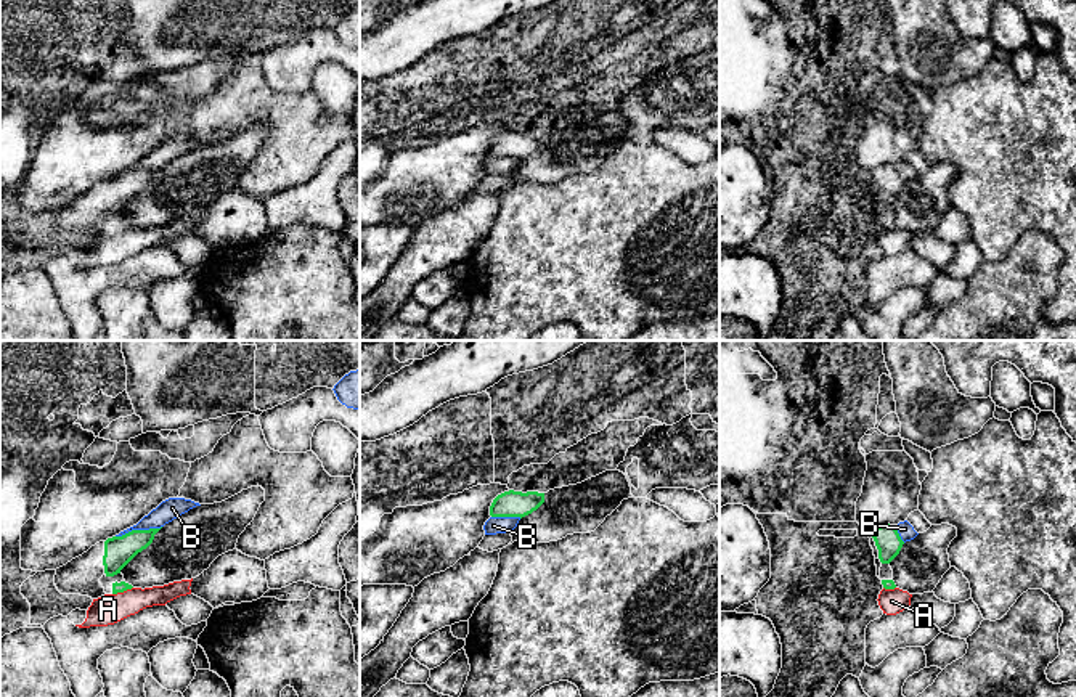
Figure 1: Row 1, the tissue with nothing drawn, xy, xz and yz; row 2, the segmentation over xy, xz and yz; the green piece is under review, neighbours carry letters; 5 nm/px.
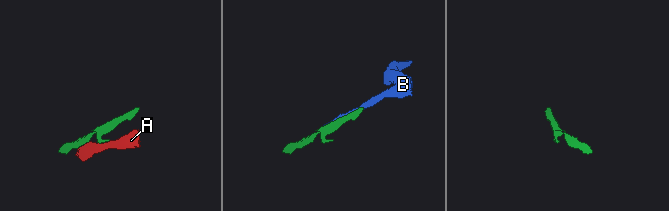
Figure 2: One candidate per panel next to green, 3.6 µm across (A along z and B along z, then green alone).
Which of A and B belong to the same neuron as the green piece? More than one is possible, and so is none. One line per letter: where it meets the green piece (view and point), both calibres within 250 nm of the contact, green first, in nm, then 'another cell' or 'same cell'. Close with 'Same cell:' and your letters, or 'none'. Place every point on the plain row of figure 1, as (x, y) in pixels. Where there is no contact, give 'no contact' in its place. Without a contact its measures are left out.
A: contact xy (122, 232); calibres 50 and 150 nm; another cell
B: contact xy (138, 171); calibres 150 and 110 nm; same cell
Same cell: B

